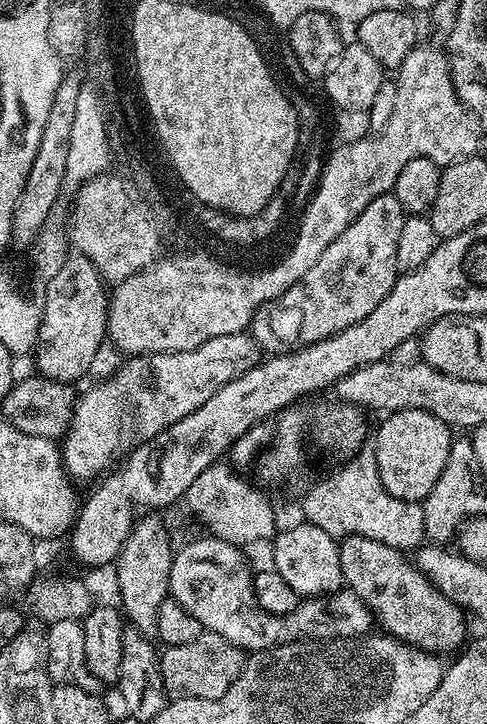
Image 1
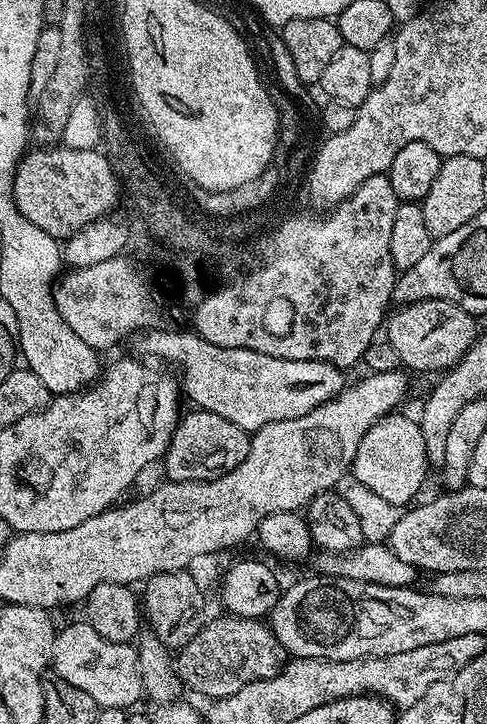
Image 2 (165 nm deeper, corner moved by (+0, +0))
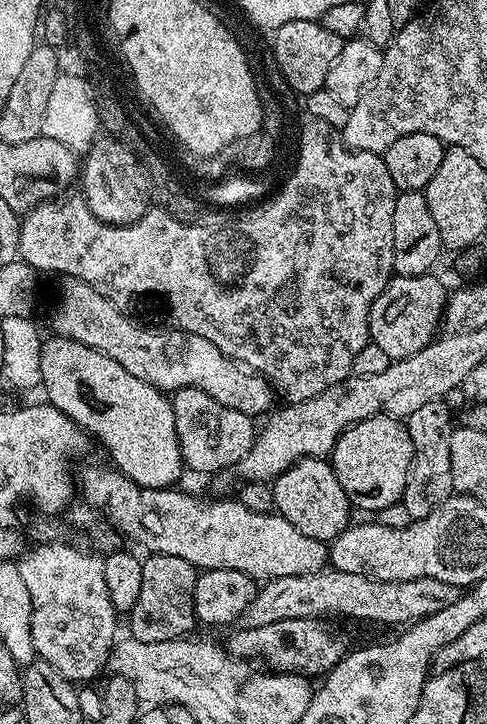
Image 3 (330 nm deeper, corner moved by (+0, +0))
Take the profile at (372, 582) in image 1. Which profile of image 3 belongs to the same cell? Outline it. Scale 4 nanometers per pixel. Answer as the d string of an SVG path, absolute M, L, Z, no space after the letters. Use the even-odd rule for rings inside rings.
M305 458L291 464L289 468L275 480L271 481L275 511L294 530L302 530L306 538L331 542L338 534L345 532L353 523L354 505L349 500L346 490L342 490L342 482L334 474L331 463L324 458Z

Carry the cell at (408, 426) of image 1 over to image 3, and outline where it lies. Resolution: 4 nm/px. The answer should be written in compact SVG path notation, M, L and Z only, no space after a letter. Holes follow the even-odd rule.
M381 414L350 426L340 433L338 442L331 450L330 463L338 482L342 482L342 490L346 490L349 500L357 509L365 508L368 512L379 514L384 508L401 503L408 471L412 465L412 443L407 423L403 419Z

